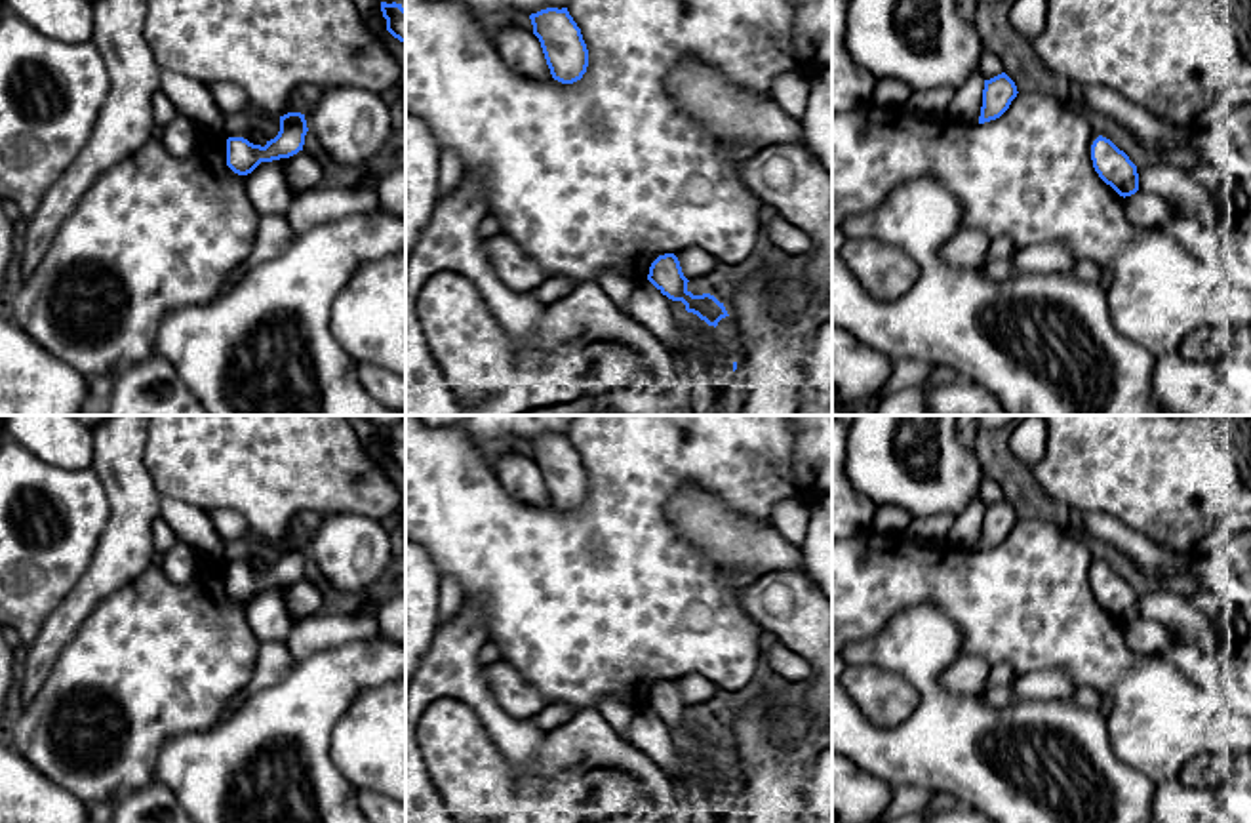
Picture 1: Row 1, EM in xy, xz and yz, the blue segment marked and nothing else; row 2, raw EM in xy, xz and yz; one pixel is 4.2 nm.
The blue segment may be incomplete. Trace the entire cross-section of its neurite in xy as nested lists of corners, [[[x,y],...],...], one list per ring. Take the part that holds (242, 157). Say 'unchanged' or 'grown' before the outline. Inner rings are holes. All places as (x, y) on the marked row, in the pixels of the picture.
unchanged; [[[301,112],[280,116],[280,131],[265,147],[253,145],[244,137],[227,139],[227,166],[238,173],[251,173],[261,162],[289,158],[303,151],[307,135],[307,120]]]

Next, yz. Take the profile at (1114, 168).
unchanged; [[[1099,135],[1091,145],[1091,160],[1099,177],[1120,196],[1131,196],[1139,191],[1137,166],[1110,139]]]

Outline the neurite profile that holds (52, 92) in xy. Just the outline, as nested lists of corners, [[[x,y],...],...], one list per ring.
[[[4,10],[0,15],[0,198],[19,206],[29,221],[46,191],[89,141],[110,91],[107,65],[93,42],[48,38]]]

